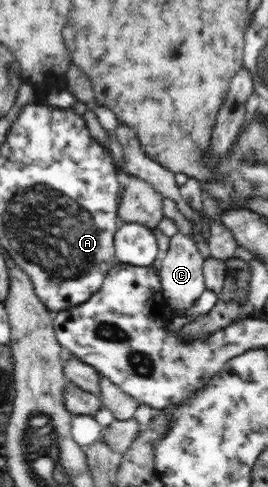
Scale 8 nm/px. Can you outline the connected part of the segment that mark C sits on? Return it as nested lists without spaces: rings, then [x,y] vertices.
[[[180,234],[171,237],[167,255],[162,260],[160,283],[165,300],[174,313],[189,312],[203,291],[207,289],[202,271],[203,262],[204,258],[199,253],[197,245],[189,240],[189,237]]]

